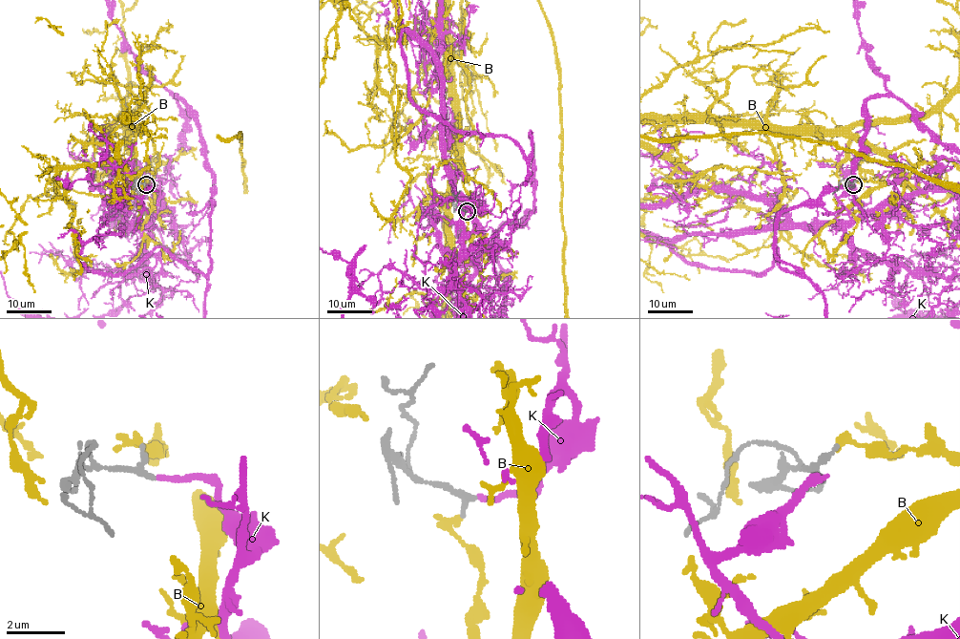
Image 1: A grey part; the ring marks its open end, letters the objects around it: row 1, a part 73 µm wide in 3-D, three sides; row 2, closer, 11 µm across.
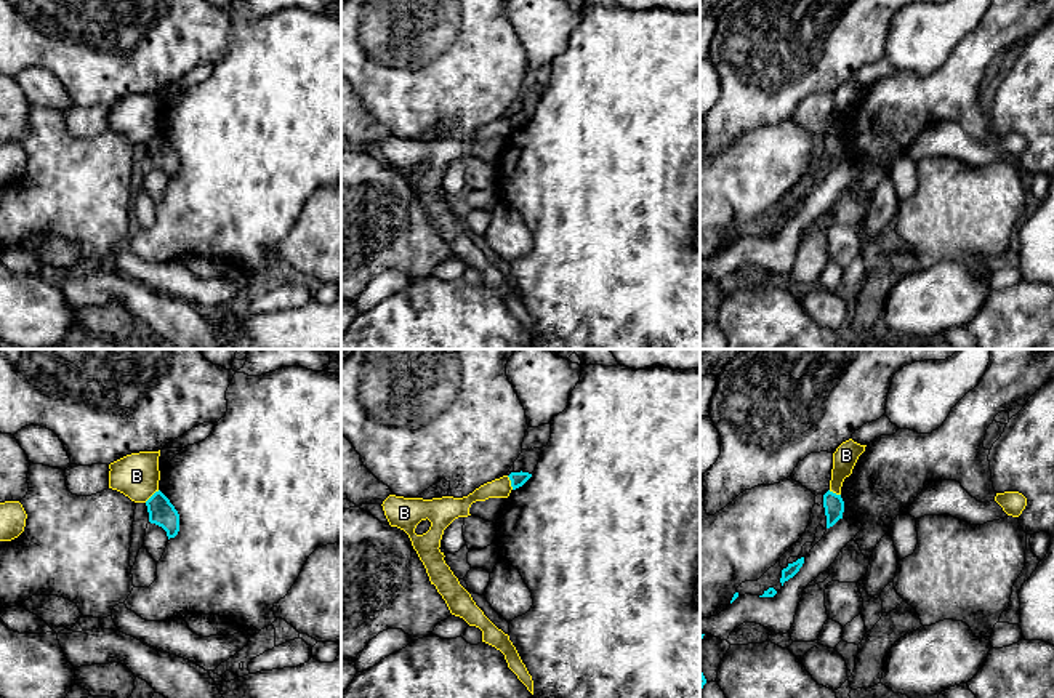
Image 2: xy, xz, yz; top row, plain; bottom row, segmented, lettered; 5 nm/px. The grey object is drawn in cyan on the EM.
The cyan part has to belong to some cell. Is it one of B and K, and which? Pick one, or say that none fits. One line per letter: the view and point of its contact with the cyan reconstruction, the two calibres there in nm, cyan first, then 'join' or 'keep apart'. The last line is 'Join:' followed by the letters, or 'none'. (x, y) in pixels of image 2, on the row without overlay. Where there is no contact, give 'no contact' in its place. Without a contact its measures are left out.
B: xy (152, 136) | 140/220 nm | keep apart
K: no contact | join
Join: K

